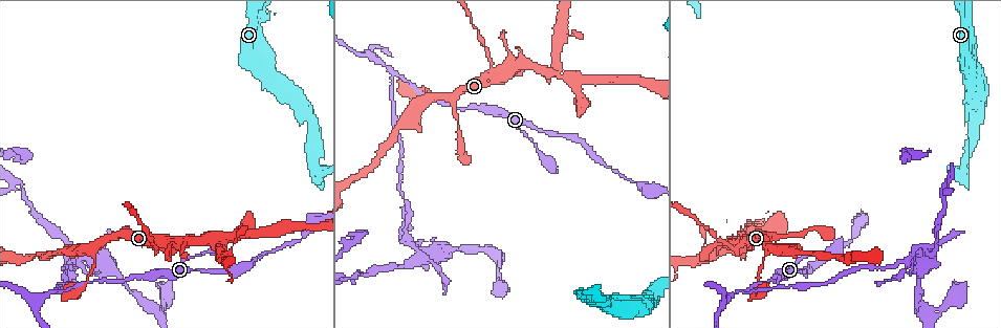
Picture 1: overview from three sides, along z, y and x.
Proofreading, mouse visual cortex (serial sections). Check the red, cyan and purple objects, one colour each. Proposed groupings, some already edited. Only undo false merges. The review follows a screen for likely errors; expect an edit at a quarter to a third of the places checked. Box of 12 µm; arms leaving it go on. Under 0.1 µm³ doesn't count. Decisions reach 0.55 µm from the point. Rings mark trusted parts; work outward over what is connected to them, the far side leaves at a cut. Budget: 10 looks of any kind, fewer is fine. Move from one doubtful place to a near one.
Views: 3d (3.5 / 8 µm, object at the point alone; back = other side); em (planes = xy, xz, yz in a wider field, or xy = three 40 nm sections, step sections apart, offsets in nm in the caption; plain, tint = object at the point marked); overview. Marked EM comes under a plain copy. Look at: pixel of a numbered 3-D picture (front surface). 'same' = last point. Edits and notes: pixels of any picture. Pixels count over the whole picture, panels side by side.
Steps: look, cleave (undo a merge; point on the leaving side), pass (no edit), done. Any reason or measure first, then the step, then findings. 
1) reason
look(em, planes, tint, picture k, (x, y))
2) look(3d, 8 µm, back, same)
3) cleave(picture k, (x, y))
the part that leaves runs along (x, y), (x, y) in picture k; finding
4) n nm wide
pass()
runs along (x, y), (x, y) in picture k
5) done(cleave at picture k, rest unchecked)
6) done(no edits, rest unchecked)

a narrow waist
look(3d, 3.5 µm, picture 1, (793, 235))

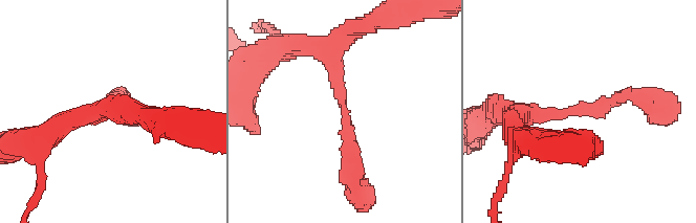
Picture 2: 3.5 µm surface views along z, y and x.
now the EM
look(em, xy, step 5, tint, picture 2, (576, 106))

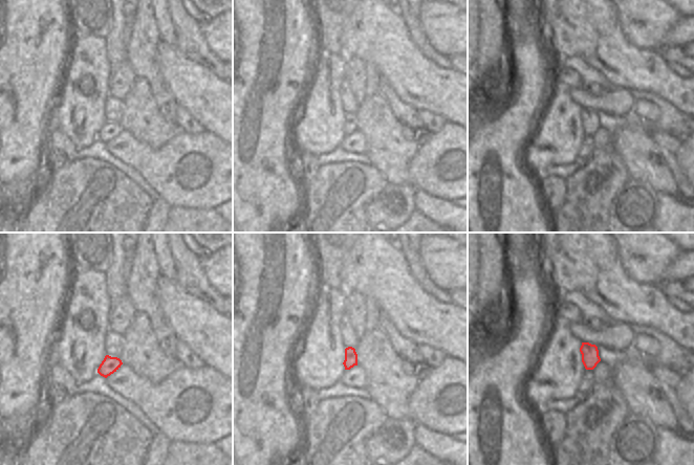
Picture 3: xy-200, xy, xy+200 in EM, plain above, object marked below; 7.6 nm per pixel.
pass()
runs along (514, 111), (564, 114), (642, 94) in picture 2; continuous, no second cell

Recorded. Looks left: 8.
sudden change in width
look(3d, 8 µm, back, picture 1, (490, 67))

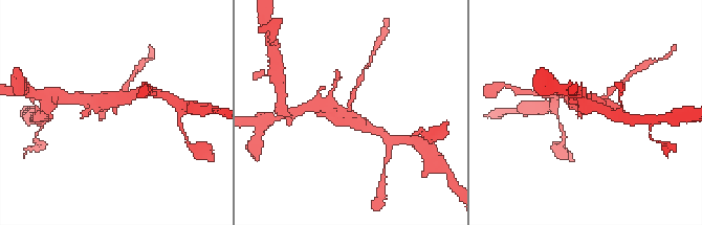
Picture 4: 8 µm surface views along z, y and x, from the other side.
look(3d, 3.5 µm, picture 4, (349, 108))

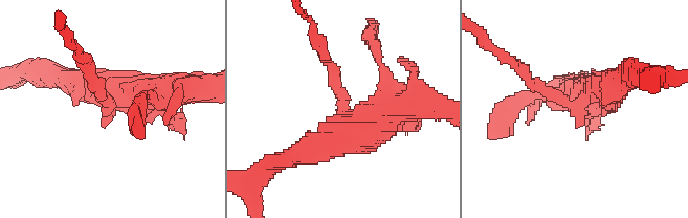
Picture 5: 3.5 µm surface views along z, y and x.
arms of 150, 300 nm; now the EM
look(em, xy, step 2, tint, picture 5, (108, 105))

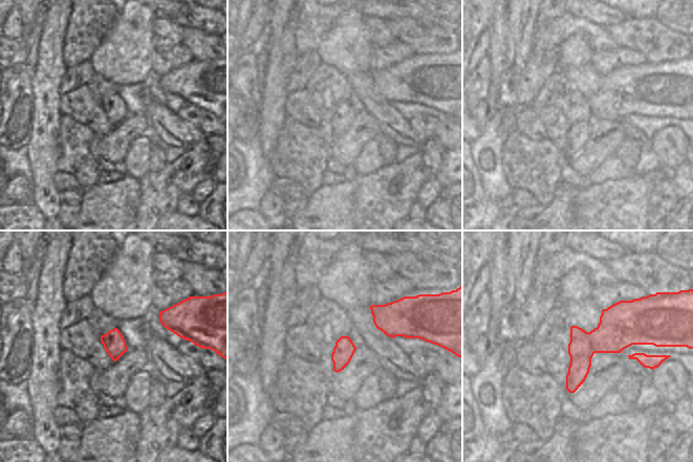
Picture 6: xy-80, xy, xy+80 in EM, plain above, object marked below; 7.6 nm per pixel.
cleave(picture 5, (529, 83))
the part that leaves runs along (560, 96), (488, 45) in picture 5; a second cell is stuck on

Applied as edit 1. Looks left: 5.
two arms in line, one across
look(em, planes, tint, picture 1, (394, 74))

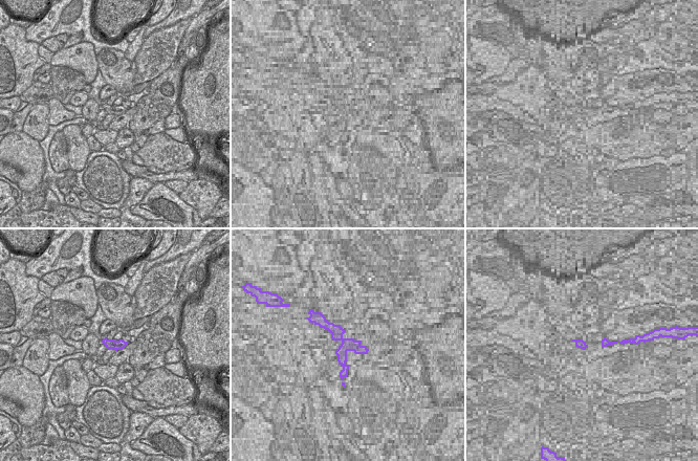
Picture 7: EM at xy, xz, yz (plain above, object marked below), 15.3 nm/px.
wider look
look(3d, 3.5 µm, same)

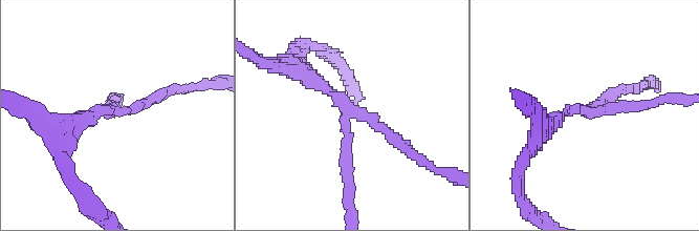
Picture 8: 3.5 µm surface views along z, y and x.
3 arms; arms of 150, 150, 250 nm
cleave(picture 8, (344, 153))
the part that leaves runs along (347, 117), (350, 213) in picture 8; a second cell is stuck on

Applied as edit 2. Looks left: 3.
done(cleave at picture 5, cleave at picture 8, rest unchecked)

